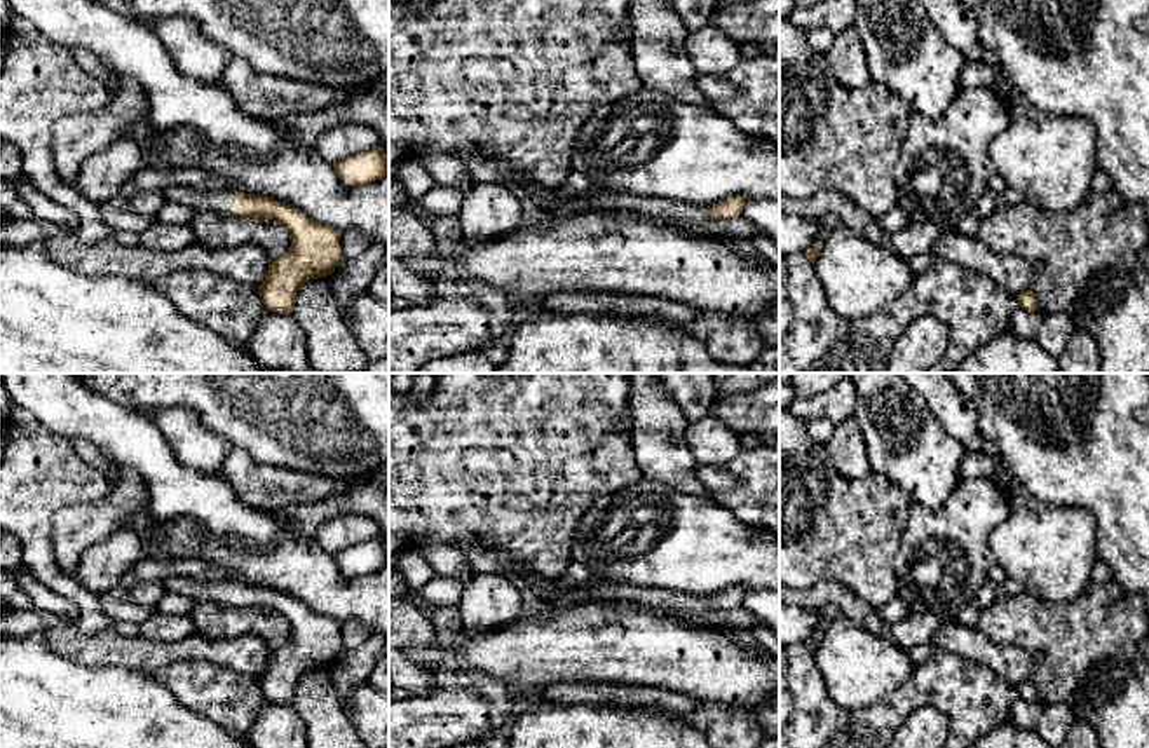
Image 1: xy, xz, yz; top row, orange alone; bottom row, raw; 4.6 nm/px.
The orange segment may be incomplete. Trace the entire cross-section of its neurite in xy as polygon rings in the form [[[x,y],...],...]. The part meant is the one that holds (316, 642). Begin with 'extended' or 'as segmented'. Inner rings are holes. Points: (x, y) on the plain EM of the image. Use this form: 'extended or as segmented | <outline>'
extended | [[[190,577],[164,581],[167,591],[194,602],[214,602],[223,607],[277,610],[291,629],[289,643],[270,649],[265,671],[256,678],[267,701],[293,703],[298,678],[309,670],[331,666],[342,652],[342,622],[309,610],[303,602],[269,586],[241,581],[207,582]]]

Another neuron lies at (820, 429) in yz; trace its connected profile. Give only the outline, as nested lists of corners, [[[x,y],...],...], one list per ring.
[[[811,418],[806,422],[809,438],[819,445],[826,445],[832,436],[835,424],[828,418]]]

